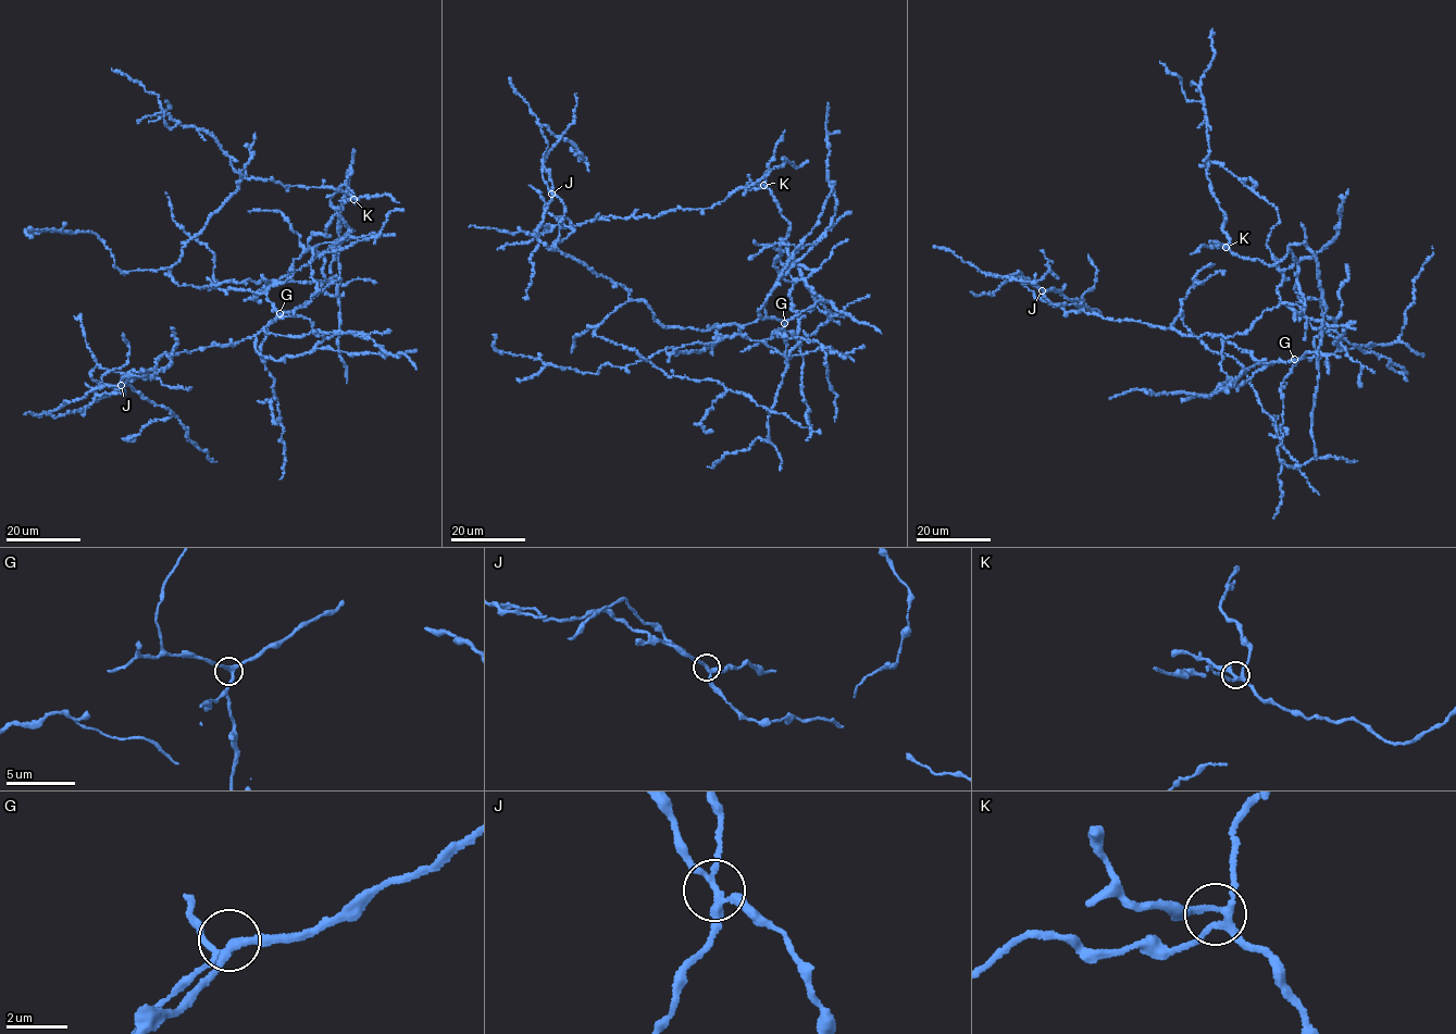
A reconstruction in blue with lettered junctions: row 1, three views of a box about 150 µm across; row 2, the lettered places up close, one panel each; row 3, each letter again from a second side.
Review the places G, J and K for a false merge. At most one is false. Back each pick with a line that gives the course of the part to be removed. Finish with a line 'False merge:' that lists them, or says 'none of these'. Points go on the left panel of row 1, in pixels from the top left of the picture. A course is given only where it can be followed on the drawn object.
J: Course of the part to remove: (121, 384), (132, 375), (147, 378), (170, 364), (177, 343), (172, 327)
False merge: J

